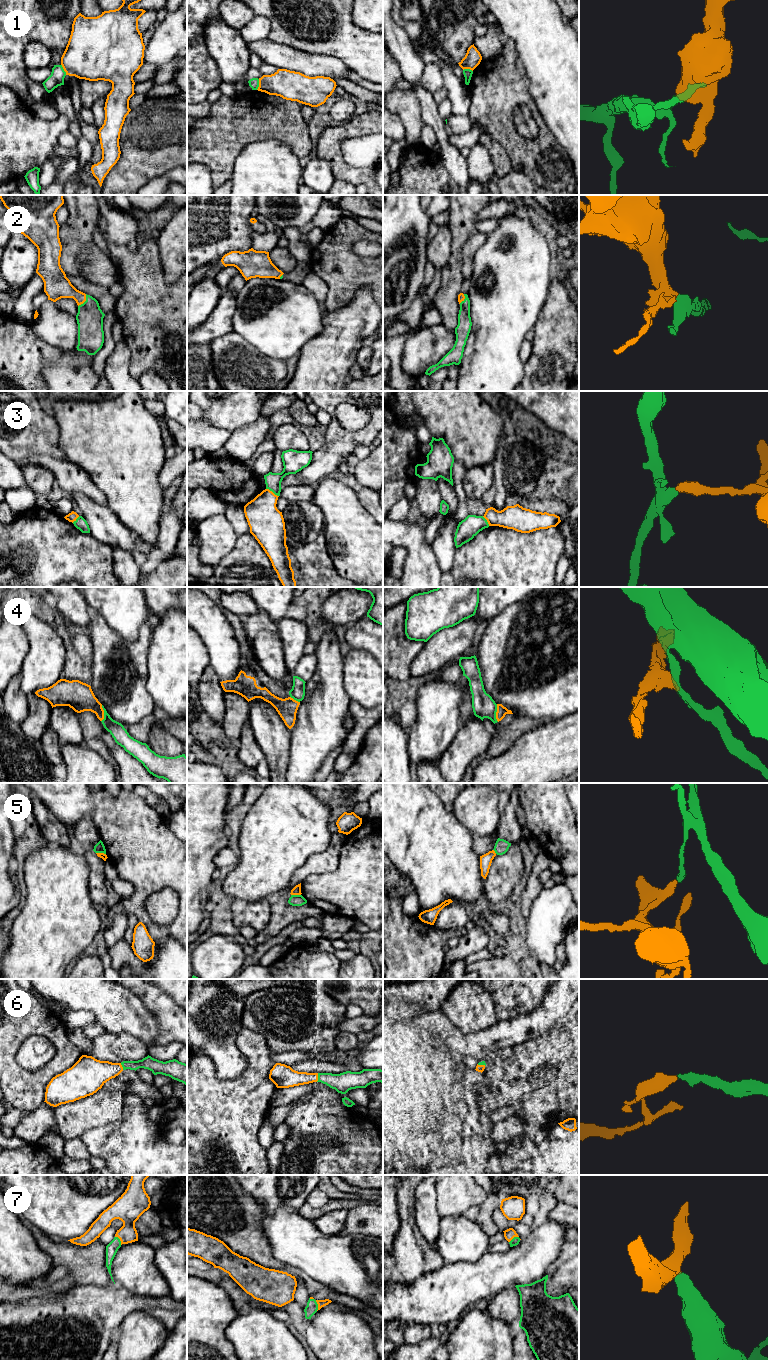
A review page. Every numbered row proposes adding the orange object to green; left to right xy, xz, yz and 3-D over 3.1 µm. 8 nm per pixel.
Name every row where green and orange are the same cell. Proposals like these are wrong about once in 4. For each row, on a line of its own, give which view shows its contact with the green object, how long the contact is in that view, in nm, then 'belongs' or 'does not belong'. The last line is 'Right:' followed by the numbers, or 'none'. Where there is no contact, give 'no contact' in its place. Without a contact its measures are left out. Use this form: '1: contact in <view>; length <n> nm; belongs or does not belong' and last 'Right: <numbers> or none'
1: contact in xz; length 90 nm; does not belong
2: contact in xy; length 120 nm; belongs
3: contact in xz; length 120 nm; does not belong
4: contact in yz; length 140 nm; does not belong
5: contact in xz; length 80 nm; does not belong
6: contact in xz; length 70 nm; belongs
7: contact in xz; length 90 nm; belongs
Right: 2, 6, 7

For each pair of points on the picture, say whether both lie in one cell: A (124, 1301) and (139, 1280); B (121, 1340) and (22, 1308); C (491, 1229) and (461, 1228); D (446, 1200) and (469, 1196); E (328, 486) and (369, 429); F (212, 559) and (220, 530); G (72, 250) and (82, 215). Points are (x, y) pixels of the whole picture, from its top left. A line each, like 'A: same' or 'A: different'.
A: different
B: different
C: different
D: same
E: different
F: same
G: same

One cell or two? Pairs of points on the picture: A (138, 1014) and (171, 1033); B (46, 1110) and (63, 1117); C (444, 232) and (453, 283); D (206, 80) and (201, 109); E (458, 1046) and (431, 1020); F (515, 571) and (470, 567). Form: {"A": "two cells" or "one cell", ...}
{"A": "two cells", "B": "two cells", "C": "two cells", "D": "two cells", "E": "one cell", "F": "one cell"}

